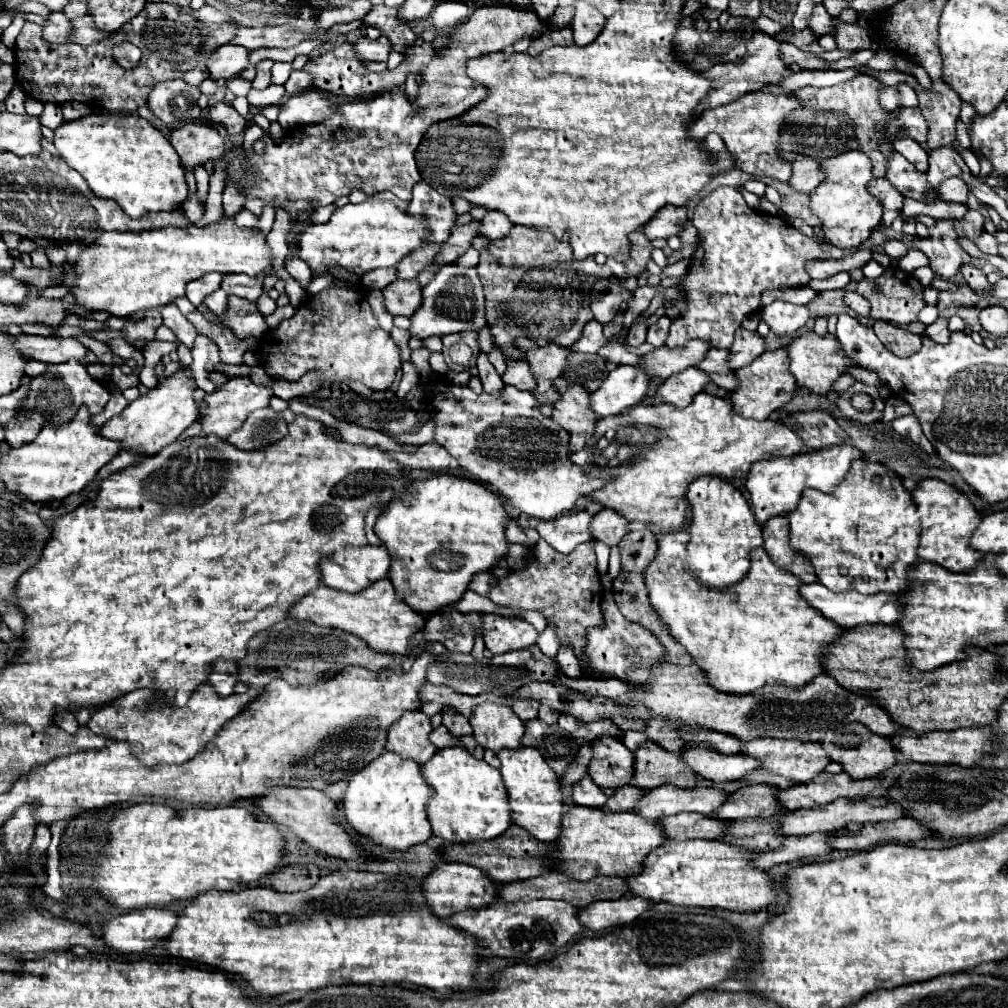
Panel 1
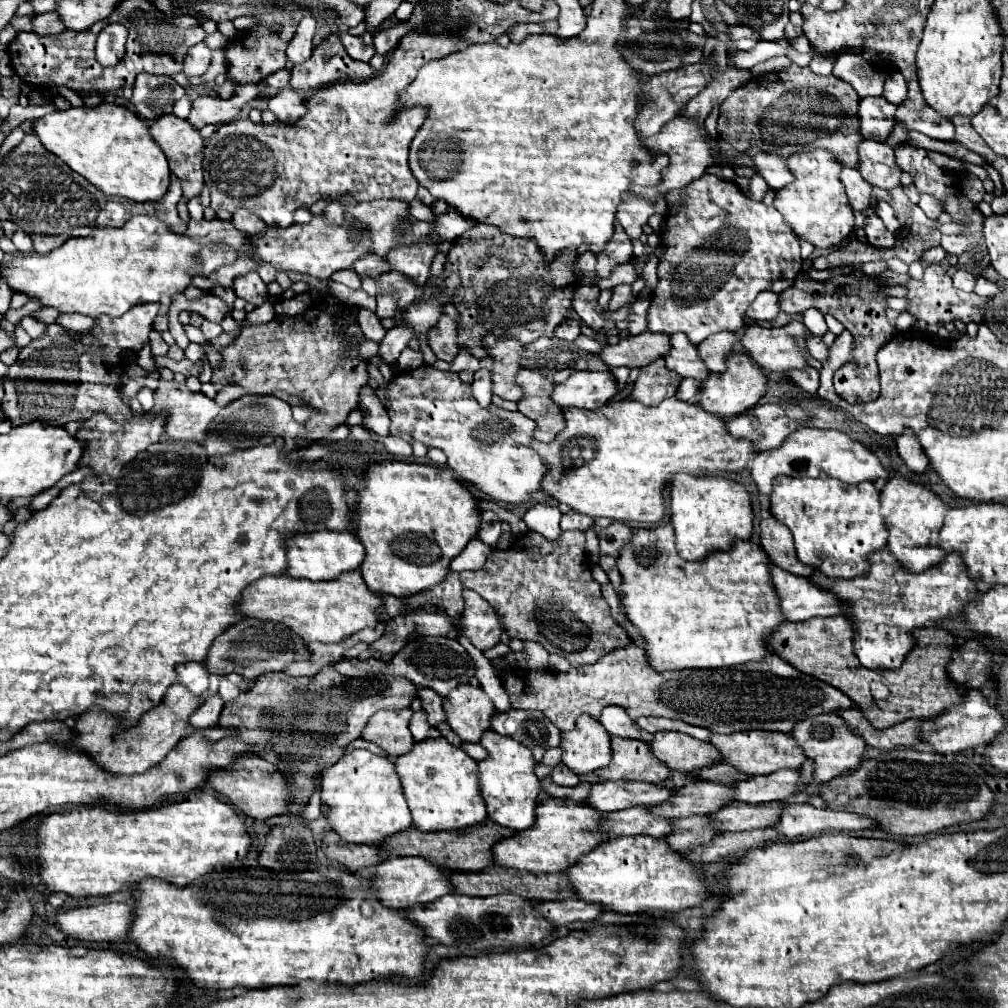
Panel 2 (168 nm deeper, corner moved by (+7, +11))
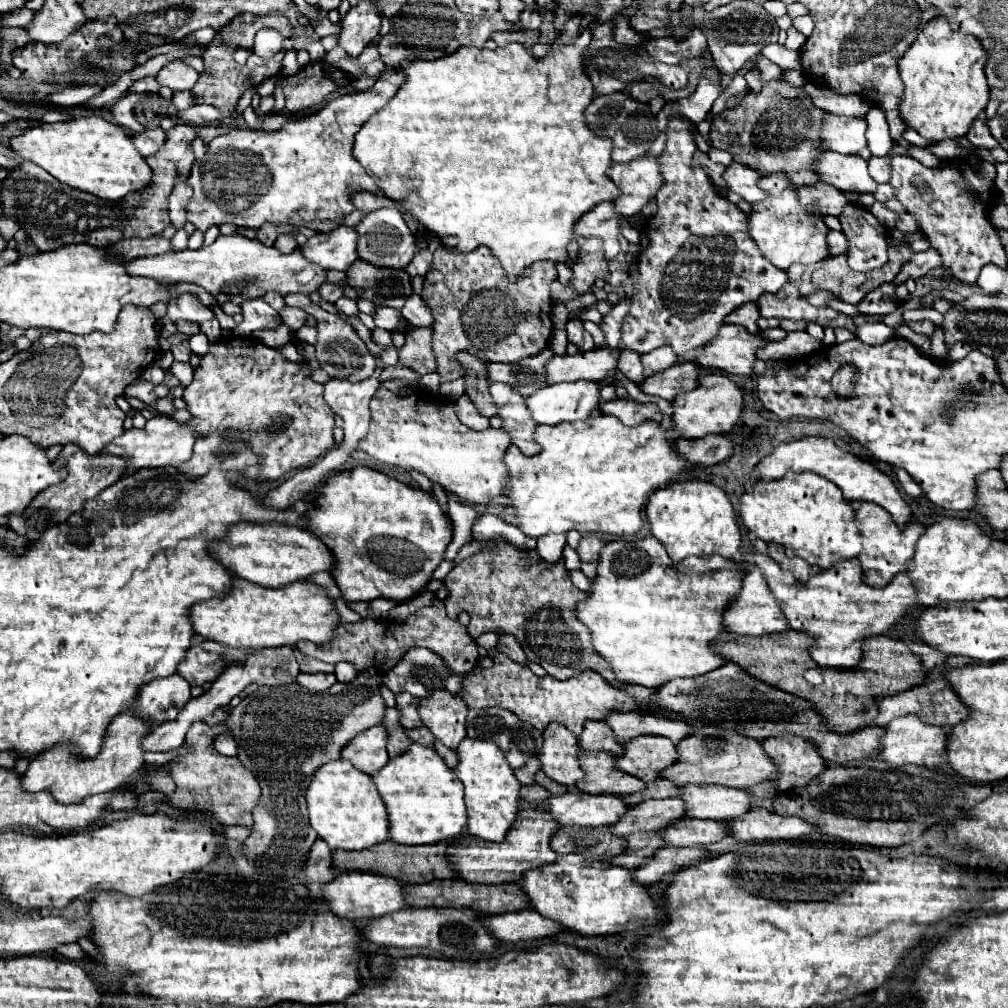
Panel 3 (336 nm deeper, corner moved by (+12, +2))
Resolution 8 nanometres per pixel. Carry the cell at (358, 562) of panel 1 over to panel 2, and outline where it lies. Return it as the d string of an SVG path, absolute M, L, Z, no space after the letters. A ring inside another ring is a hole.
M312 531L312 533L296 533L286 539L286 575L294 579L334 579L342 571L352 571L362 565L364 547L360 539L350 531Z

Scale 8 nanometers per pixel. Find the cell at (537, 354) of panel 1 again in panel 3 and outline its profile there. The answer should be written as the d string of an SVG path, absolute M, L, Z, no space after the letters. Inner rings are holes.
M457 352L455 356L467 370L465 374L465 394L471 398L471 402L475 402L477 410L491 418L497 414L497 404L493 404L493 398L489 396L489 378L487 378L487 362L479 360L477 356L469 354L469 352Z

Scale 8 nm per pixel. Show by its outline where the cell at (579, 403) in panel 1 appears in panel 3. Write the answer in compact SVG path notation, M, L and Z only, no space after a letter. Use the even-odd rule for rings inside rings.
M491 382L489 392L493 396L493 402L499 406L503 428L509 432L513 444L521 448L523 454L537 454L539 448L537 442L533 440L537 422L531 420L525 398L519 392L515 392L515 388L501 382Z

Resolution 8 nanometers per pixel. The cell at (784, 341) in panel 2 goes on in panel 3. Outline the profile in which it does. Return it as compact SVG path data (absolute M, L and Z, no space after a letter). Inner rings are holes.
M725 324L719 330L717 338L705 346L703 354L695 358L695 362L703 368L719 368L727 374L751 376L757 352L767 342L769 340L761 334L751 334L745 332L745 328Z

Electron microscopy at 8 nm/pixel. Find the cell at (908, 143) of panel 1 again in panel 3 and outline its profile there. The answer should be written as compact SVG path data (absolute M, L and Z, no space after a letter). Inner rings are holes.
M893 156L891 166L893 172L889 184L895 188L897 200L901 200L911 214L915 214L919 228L931 242L931 248L941 252L945 274L951 280L973 286L977 284L977 276L985 264L993 262L1001 268L1007 268L1007 254L993 224L987 220L991 202L977 198L979 192L989 192L993 186L995 166L991 162L981 162L977 170L971 170L969 166L963 168L959 164L925 168L911 156Z

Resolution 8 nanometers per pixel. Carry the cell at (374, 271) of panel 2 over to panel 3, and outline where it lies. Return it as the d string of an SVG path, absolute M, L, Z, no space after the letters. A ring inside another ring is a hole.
M325 282L325 284L319 288L319 294L321 294L327 302L335 302L335 300L339 300L339 298L343 296L343 286L341 286L341 282L339 282L339 284L329 284L329 282Z

